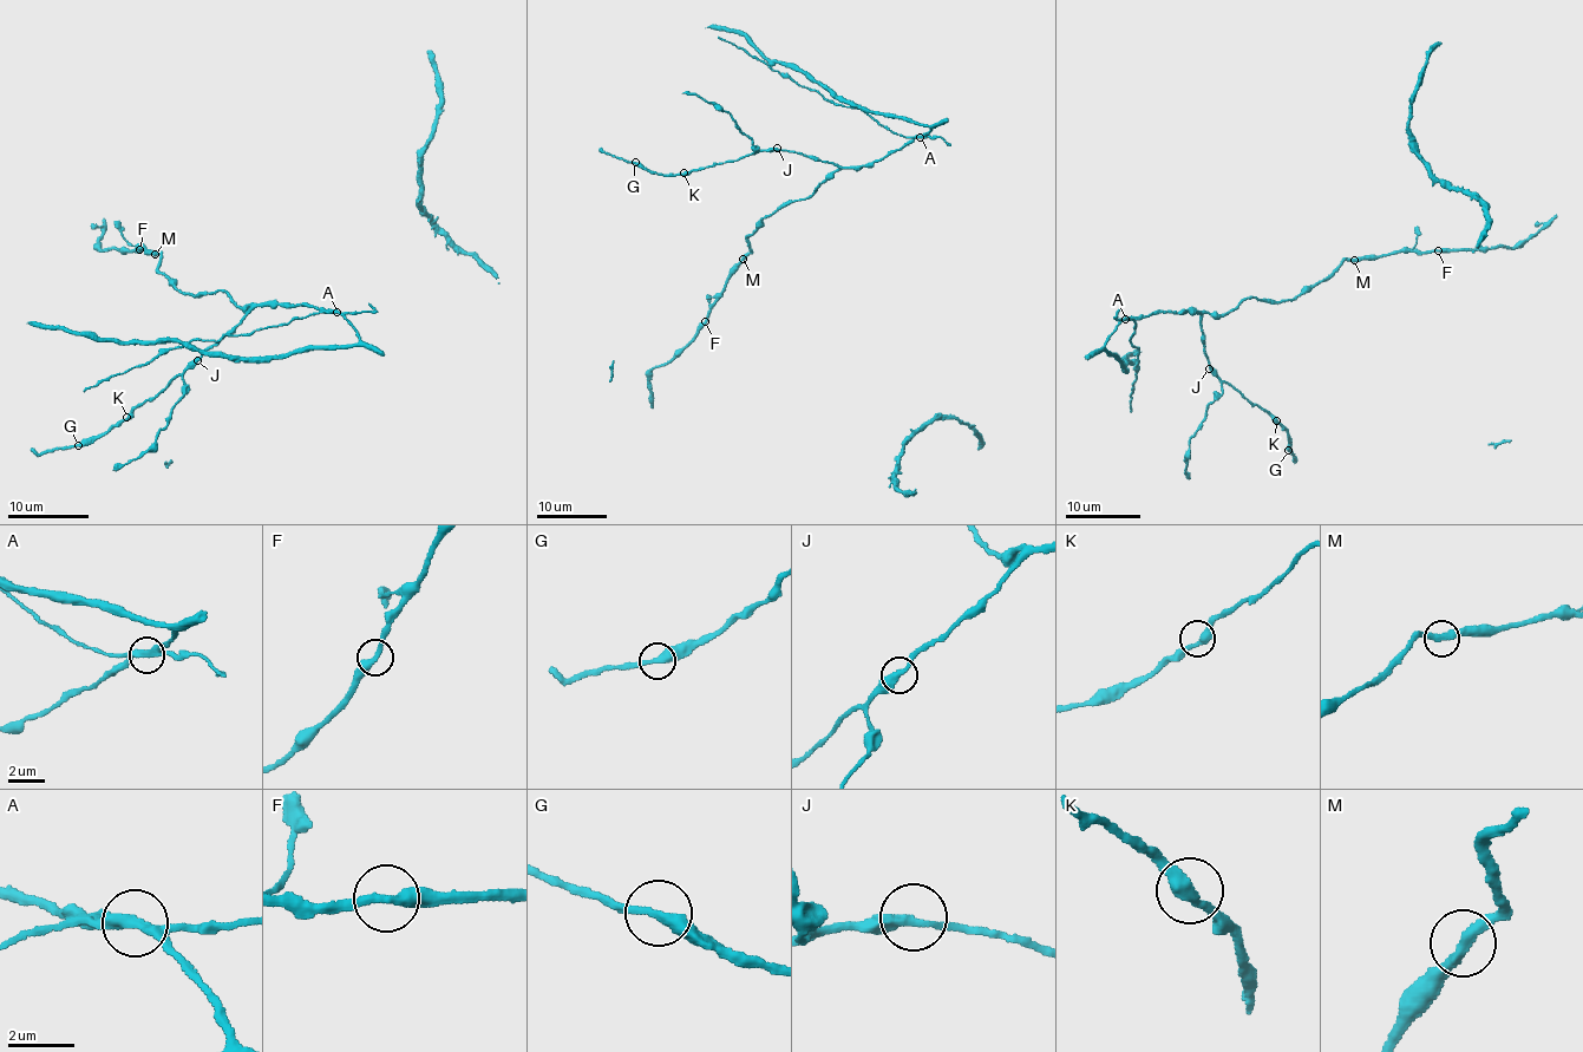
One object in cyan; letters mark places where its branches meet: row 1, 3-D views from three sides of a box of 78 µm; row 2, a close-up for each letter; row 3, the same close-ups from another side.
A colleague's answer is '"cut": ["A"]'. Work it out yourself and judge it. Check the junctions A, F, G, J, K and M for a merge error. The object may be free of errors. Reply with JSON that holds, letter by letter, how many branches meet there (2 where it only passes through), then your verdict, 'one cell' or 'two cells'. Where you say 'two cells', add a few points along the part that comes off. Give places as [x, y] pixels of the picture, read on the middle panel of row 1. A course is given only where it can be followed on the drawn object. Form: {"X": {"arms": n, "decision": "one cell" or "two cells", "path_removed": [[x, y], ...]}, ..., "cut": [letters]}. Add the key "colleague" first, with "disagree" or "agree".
{"colleague": "agree", "A": {"arms": 2, "decision": "two cells", "path_removed": [[920, 137], [903, 137], [890, 132], [859, 109], [836, 105], [717, 37]]}, "F": {"arms": 2, "decision": "one cell"}, "G": {"arms": 2, "decision": "one cell"}, "J": {"arms": 2, "decision": "one cell"}, "K": {"arms": 2, "decision": "one cell"}, "M": {"arms": 2, "decision": "one cell"}, "cut": ["A"]}

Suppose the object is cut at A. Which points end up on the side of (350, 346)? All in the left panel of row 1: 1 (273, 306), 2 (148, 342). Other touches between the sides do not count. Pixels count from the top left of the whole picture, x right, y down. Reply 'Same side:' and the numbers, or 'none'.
Same side: 1, 2

